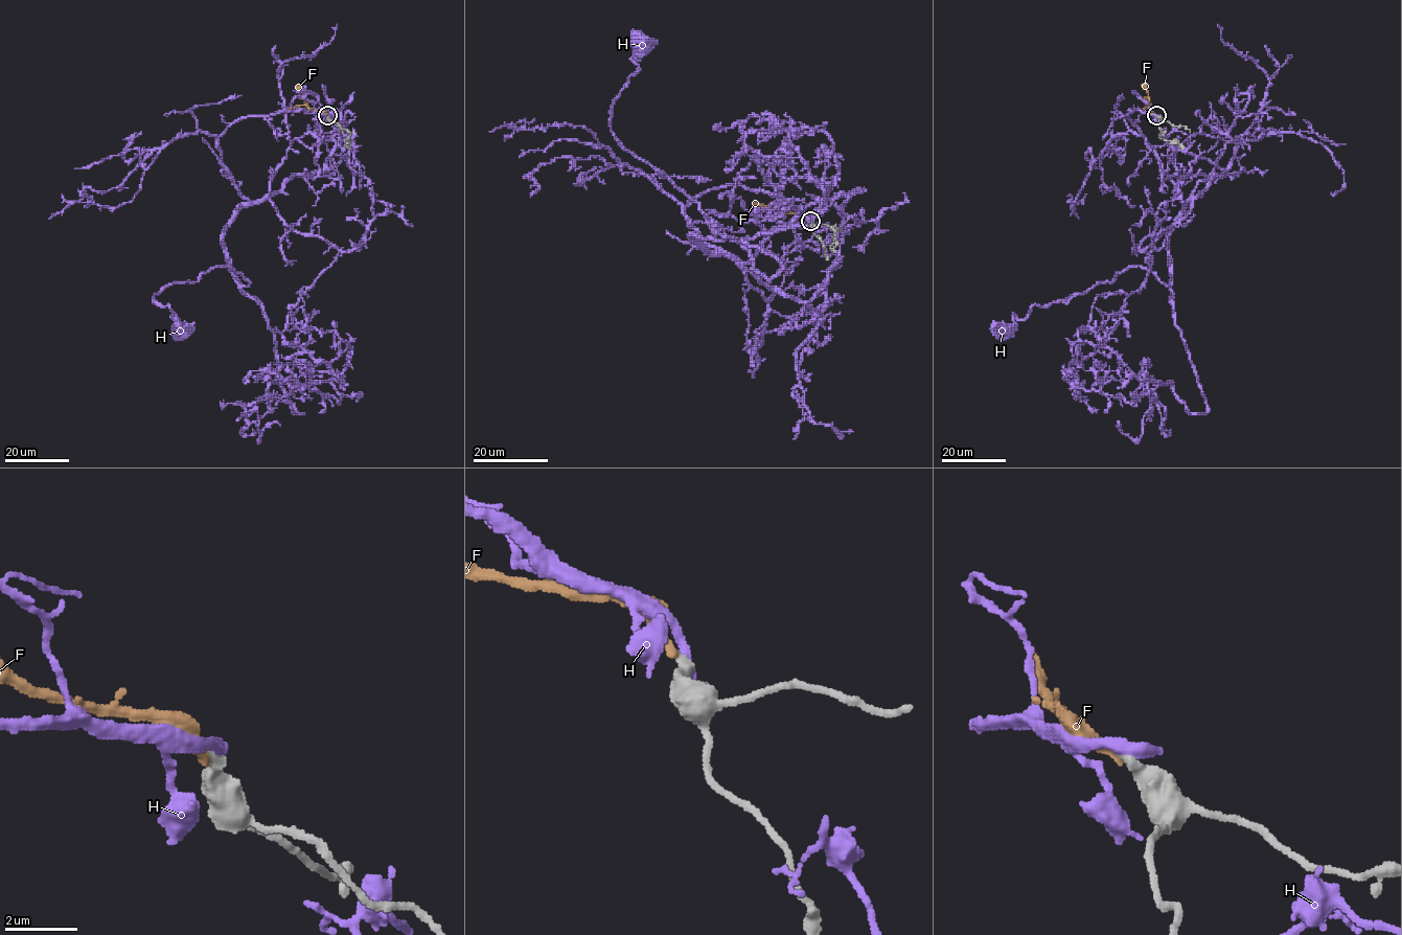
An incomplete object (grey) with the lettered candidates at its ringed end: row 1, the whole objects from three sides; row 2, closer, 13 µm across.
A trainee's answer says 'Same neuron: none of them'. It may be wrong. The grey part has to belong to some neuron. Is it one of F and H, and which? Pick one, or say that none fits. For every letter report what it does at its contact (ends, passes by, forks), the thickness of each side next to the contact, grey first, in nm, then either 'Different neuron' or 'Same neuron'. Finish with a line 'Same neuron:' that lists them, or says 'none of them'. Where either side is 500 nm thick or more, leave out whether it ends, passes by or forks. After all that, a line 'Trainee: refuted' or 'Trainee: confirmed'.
F: It ends there. Thickness 320 nm (grey) against 280 nm. Same neuron
H: It ends there. Thickness 420 nm (grey) against 400 nm. Different neuron
Same neuron: F
Trainee: refuted

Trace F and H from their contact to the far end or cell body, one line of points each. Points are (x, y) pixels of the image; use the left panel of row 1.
F: (328, 116), (304, 106), (278, 110)
H: (328, 116), (219, 137), (248, 201), (226, 266), (249, 282), (221, 266), (169, 283), (153, 295), (179, 335)

